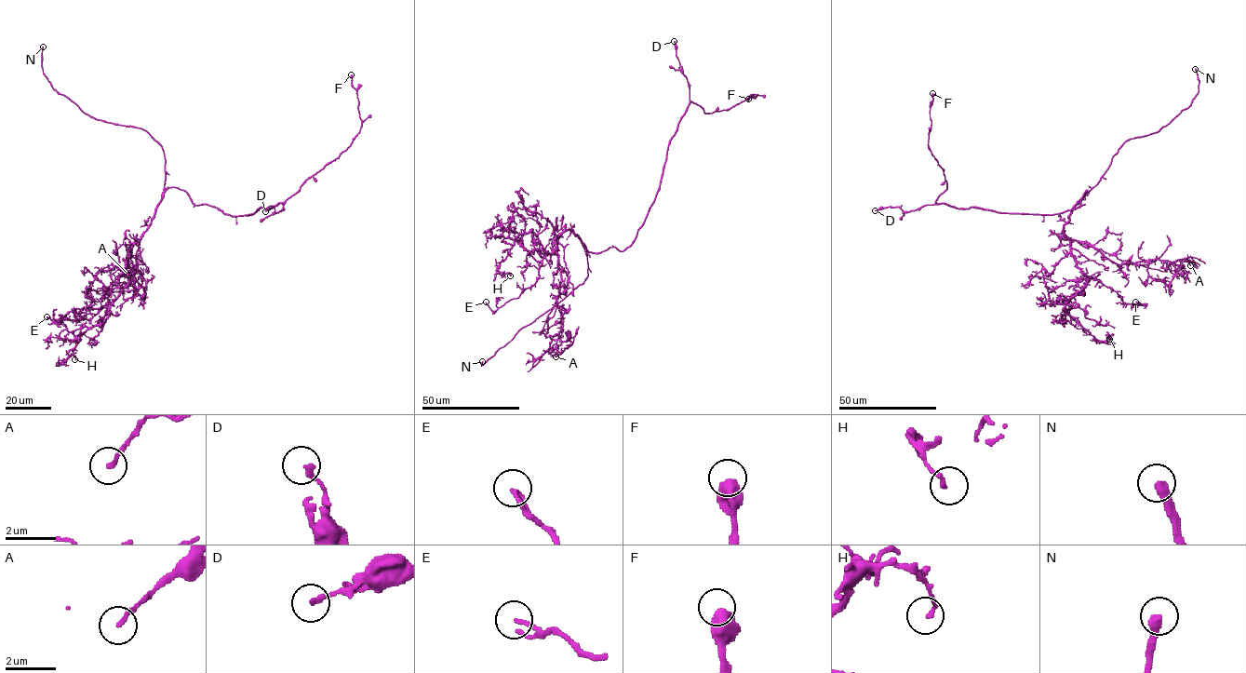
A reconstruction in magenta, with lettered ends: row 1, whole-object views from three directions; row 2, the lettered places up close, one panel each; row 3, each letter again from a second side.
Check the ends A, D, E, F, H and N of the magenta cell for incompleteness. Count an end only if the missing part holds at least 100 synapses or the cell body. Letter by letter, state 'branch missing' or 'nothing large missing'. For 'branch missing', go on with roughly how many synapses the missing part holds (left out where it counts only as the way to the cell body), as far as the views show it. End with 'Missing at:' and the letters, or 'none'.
A: nothing large missing
D: nothing large missing
E: nothing large missing
F: nothing large missing
H: nothing large missing
N: branch missing
Missing at: N

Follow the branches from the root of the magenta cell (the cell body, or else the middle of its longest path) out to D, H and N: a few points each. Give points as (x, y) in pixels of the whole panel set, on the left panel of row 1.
D: (219, 209), (240, 216), (261, 207), (283, 204), (277, 212), (273, 207), (265, 211)
H: (219, 209), (195, 205), (177, 188), (165, 192), (128, 252), (127, 284), (60, 363), (71, 356), (74, 359)
N: (219, 209), (164, 190), (164, 152), (145, 130), (97, 119), (59, 93), (43, 72), (43, 47)

